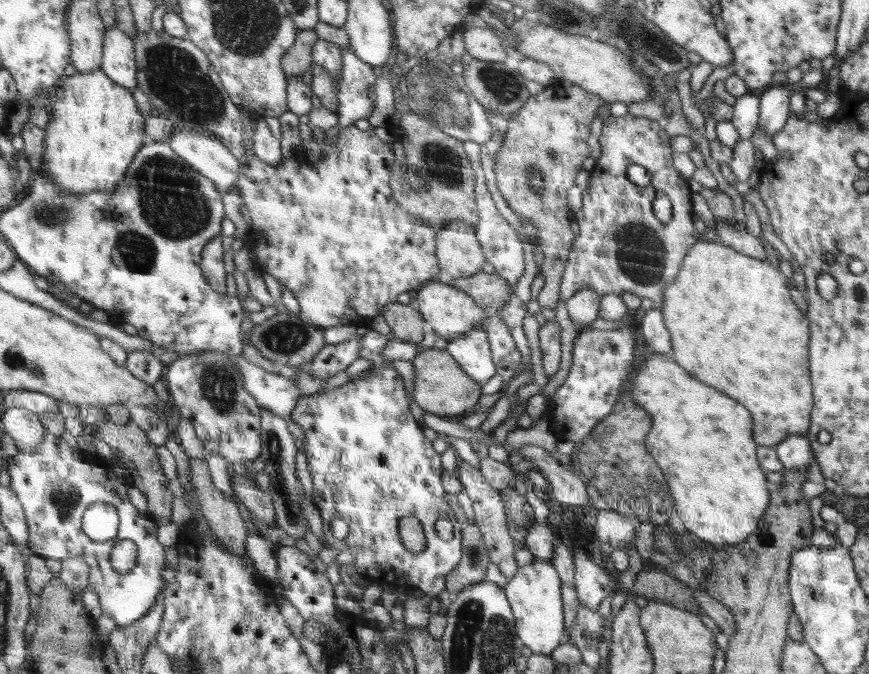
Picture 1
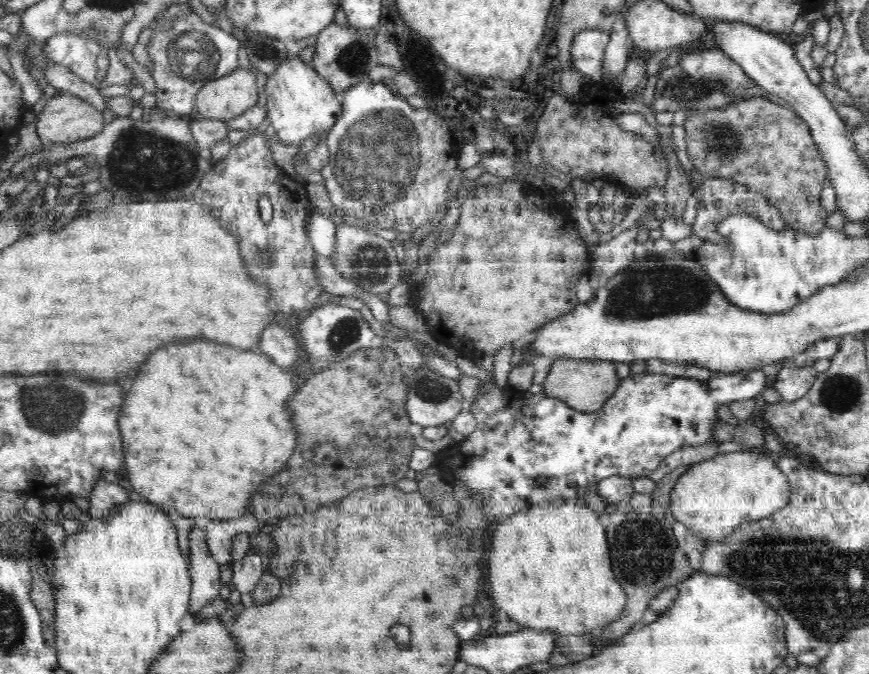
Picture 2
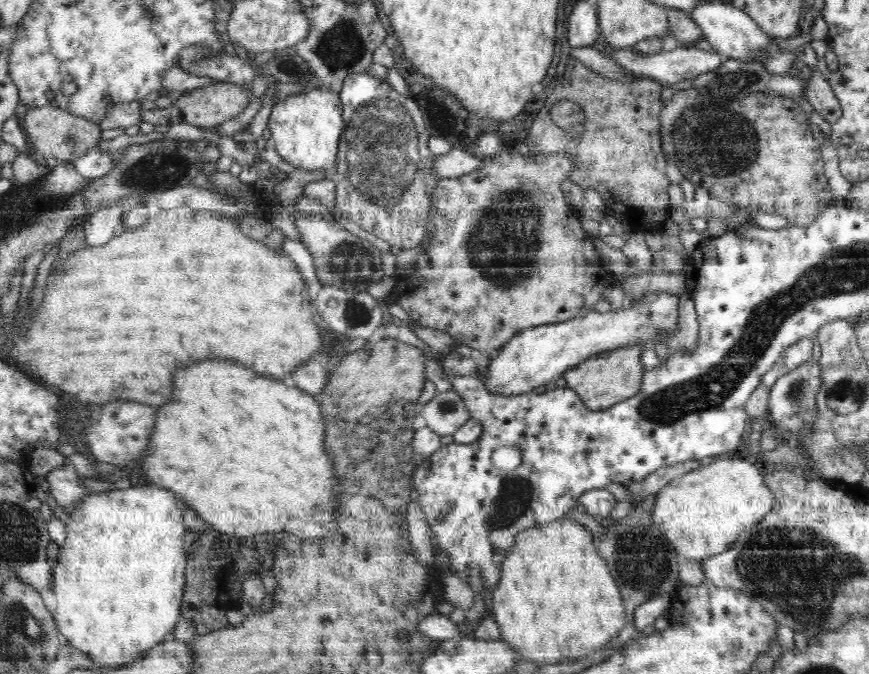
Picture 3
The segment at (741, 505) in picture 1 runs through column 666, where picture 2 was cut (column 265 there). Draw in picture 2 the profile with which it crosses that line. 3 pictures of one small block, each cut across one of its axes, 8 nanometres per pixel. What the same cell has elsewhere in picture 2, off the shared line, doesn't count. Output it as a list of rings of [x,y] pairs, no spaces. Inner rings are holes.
[[[188,342],[188,344],[170,344],[164,348],[158,348],[150,356],[150,360],[142,366],[142,372],[138,374],[136,382],[127,387],[124,400],[121,402],[122,412],[118,416],[118,426],[122,430],[128,480],[134,492],[138,492],[150,503],[160,506],[164,511],[176,512],[176,515],[198,519],[200,522],[232,520],[232,518],[245,516],[248,510],[248,490],[252,488],[252,484],[256,484],[255,488],[258,490],[260,484],[264,484],[268,472],[273,475],[288,461],[296,445],[295,430],[293,430],[293,424],[289,420],[291,414],[285,408],[285,401],[296,390],[297,386],[290,379],[290,374],[286,373],[285,369],[278,366],[265,354],[262,356],[262,354],[254,354],[254,352],[244,352],[244,350],[214,344],[214,342]]]

